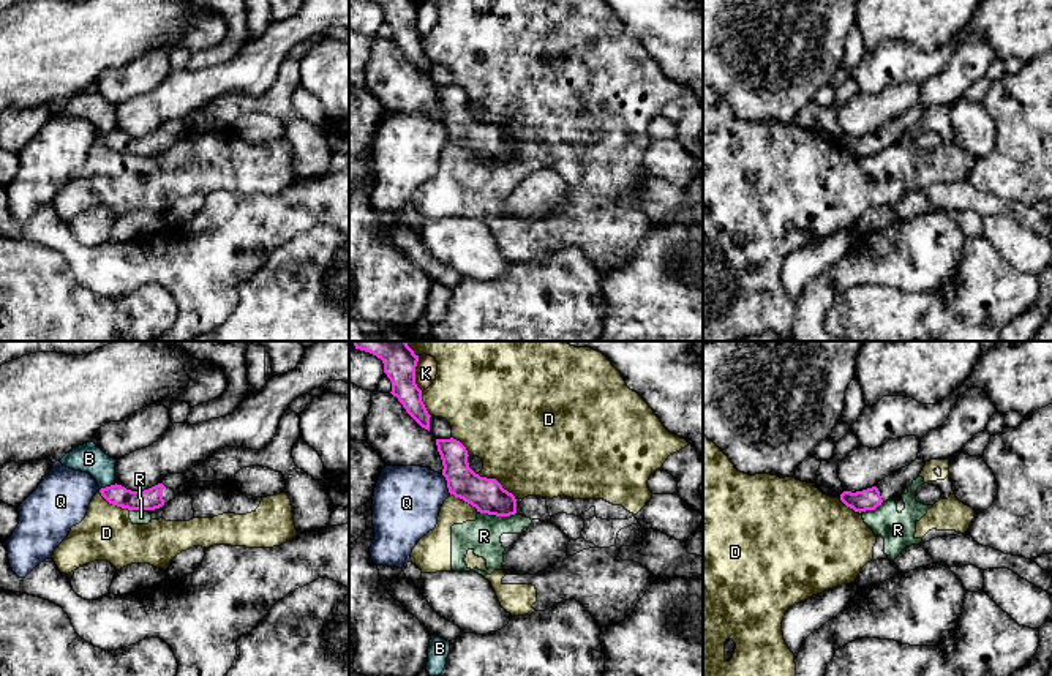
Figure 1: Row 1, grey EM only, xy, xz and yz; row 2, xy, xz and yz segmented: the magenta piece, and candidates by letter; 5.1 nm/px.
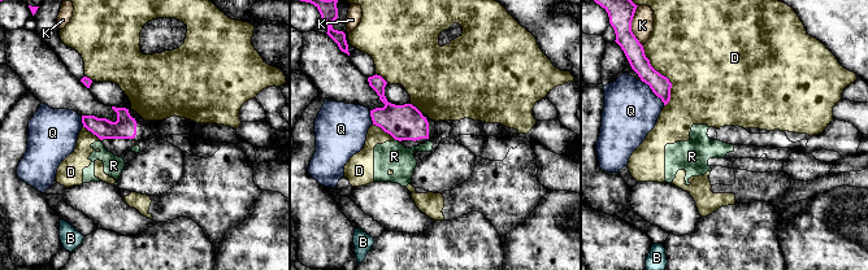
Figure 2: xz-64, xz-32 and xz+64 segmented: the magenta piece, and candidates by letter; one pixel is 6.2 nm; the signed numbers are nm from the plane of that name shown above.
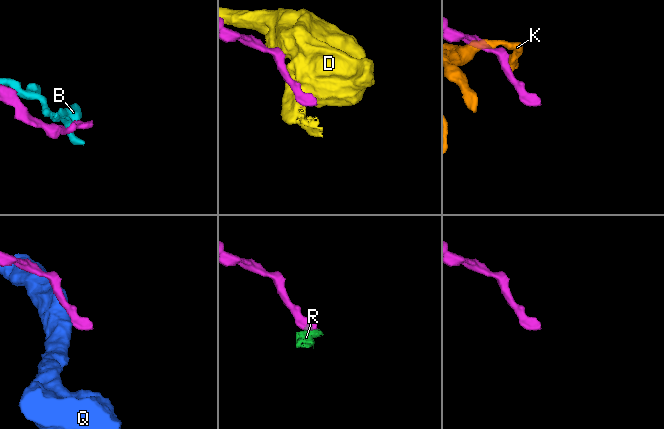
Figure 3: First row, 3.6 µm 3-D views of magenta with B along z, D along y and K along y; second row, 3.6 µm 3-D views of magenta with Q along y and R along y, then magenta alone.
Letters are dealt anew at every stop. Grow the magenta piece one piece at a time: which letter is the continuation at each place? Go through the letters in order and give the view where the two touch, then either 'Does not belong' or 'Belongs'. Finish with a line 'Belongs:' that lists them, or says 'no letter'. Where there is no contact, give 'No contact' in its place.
B: Touches magenta in xy. Does not belong
D: Touches magenta in xz. Does not belong
K: Touches magenta in xz. Does not belong
Q: Touches magenta in xz. Does not belong
R: Touches magenta in xz. Does not belong
Belongs: no letter

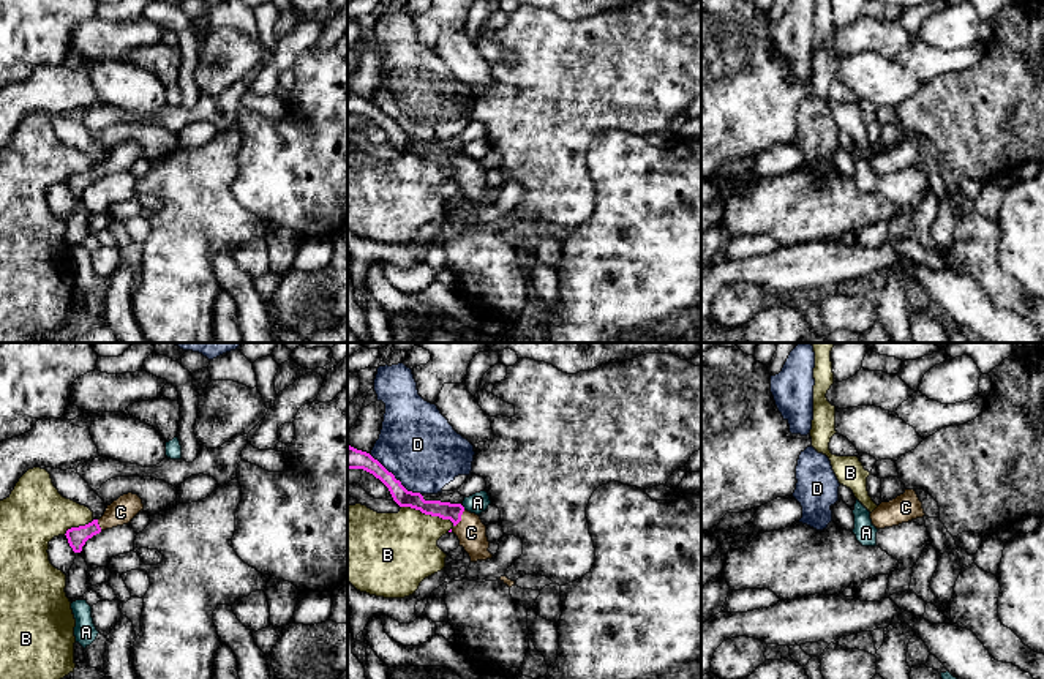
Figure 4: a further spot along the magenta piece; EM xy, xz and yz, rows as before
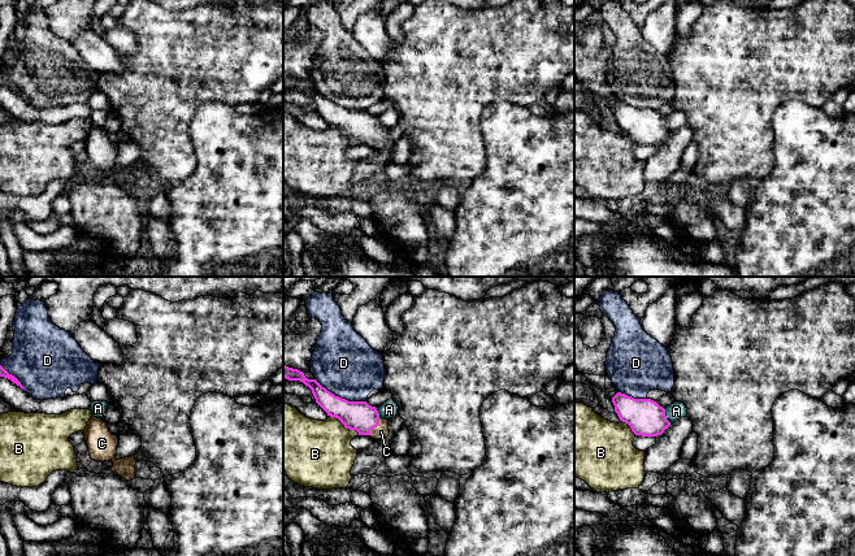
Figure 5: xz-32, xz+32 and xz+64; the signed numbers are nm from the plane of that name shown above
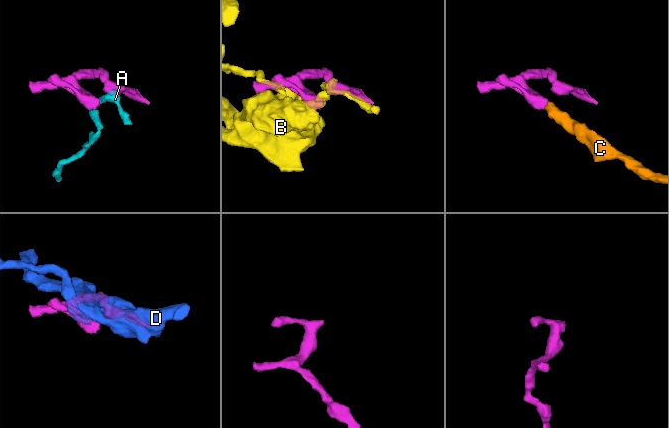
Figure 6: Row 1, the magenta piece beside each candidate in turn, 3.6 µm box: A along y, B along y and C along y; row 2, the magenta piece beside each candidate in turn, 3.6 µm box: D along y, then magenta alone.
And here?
A: Touches magenta in xz. Does not belong
B: Touches magenta in xz. Does not belong
C: Touches magenta in xz. Belongs
D: Touches magenta in xz. Does not belong
Belongs: C

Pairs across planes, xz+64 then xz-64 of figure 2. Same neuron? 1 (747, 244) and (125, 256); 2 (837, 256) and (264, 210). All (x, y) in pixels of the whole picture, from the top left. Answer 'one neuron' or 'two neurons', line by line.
1: one neuron
2: one neuron

